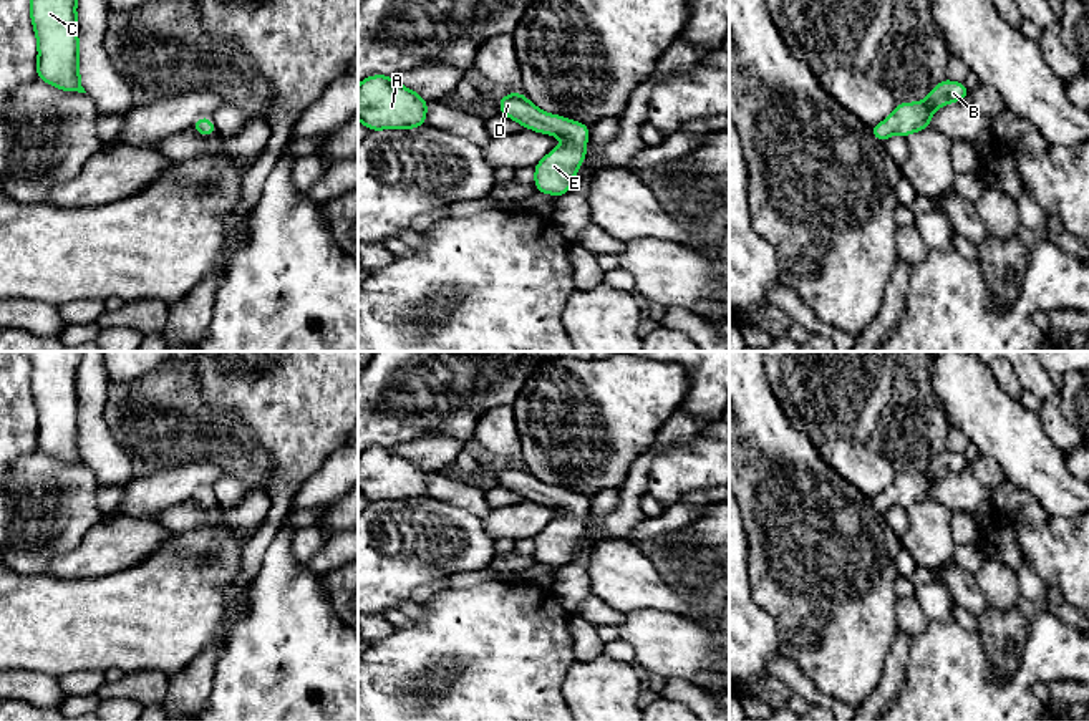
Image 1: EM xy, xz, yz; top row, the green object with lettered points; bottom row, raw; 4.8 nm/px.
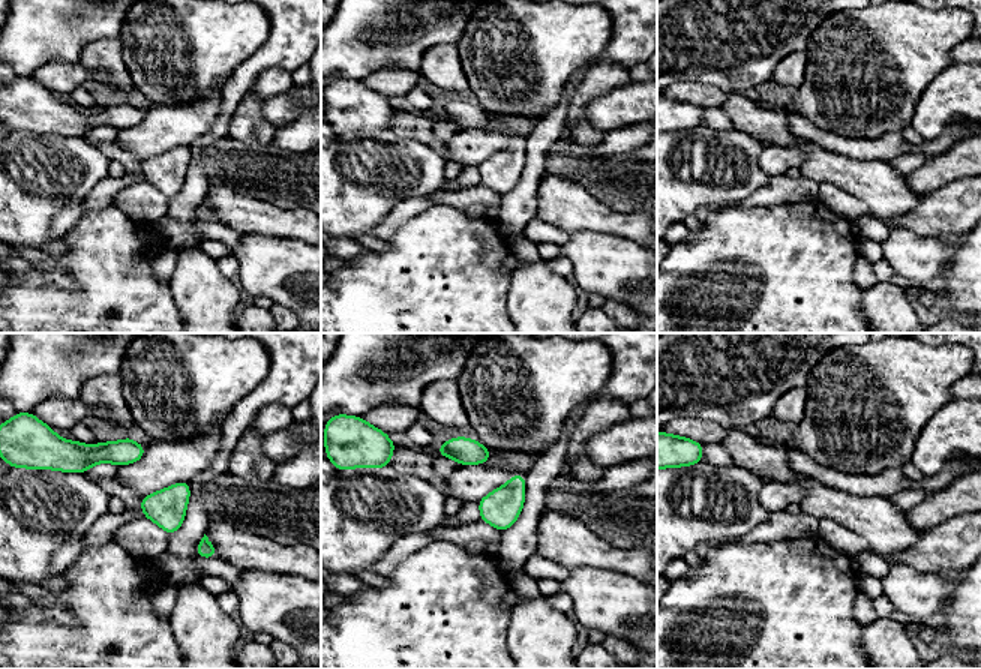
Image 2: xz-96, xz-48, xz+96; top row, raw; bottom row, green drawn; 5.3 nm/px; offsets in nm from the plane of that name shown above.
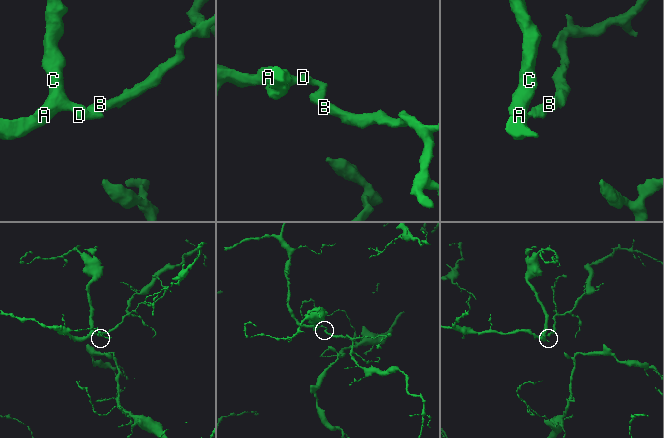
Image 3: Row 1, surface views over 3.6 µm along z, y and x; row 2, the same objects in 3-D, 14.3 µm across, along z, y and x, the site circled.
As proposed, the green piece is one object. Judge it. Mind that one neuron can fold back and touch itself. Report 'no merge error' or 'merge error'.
no merge error

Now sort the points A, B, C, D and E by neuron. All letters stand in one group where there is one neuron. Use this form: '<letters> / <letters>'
A B C D E

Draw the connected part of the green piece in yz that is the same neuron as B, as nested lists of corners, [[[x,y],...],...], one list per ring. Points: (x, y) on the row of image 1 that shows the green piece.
[[[950,80],[940,81],[932,88],[928,98],[920,103],[897,103],[893,113],[885,121],[870,128],[875,139],[885,143],[890,134],[910,136],[915,131],[930,128],[935,109],[971,96],[965,83]]]

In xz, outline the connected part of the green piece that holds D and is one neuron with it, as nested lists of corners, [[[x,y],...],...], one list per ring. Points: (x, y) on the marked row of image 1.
[[[509,93],[499,98],[499,111],[527,129],[565,139],[564,146],[554,148],[534,166],[534,186],[539,192],[559,197],[567,194],[580,162],[587,156],[585,143],[588,141],[590,126],[549,114],[535,108],[522,93]]]

